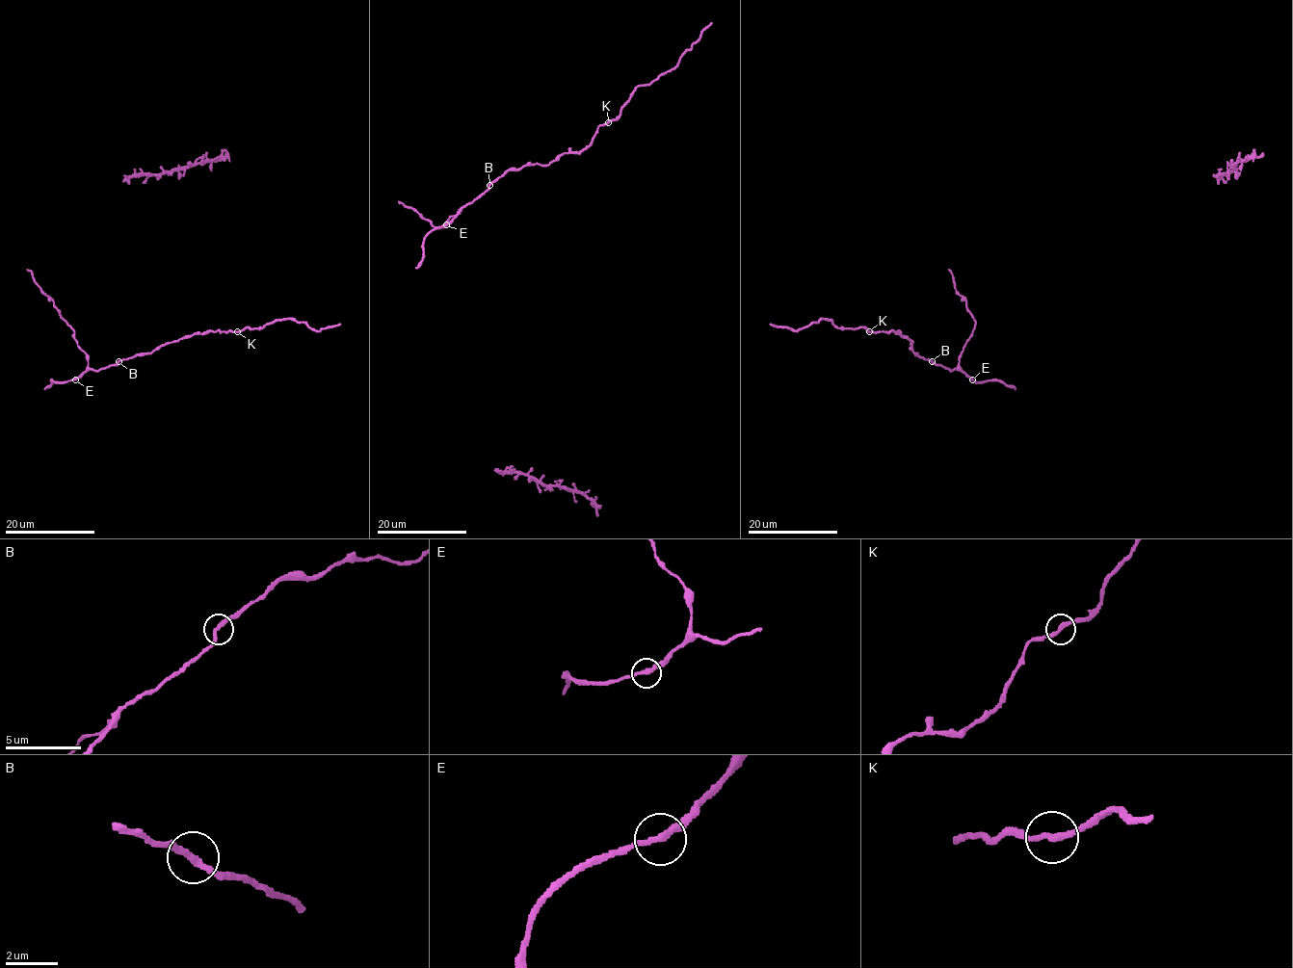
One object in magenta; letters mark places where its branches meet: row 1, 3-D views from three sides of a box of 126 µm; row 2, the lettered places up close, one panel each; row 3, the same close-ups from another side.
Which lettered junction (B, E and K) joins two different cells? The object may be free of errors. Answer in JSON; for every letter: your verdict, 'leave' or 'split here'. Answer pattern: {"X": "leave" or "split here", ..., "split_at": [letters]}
{"B": "leave", "E": "leave", "K": "split here", "split_at": ["K"]}

